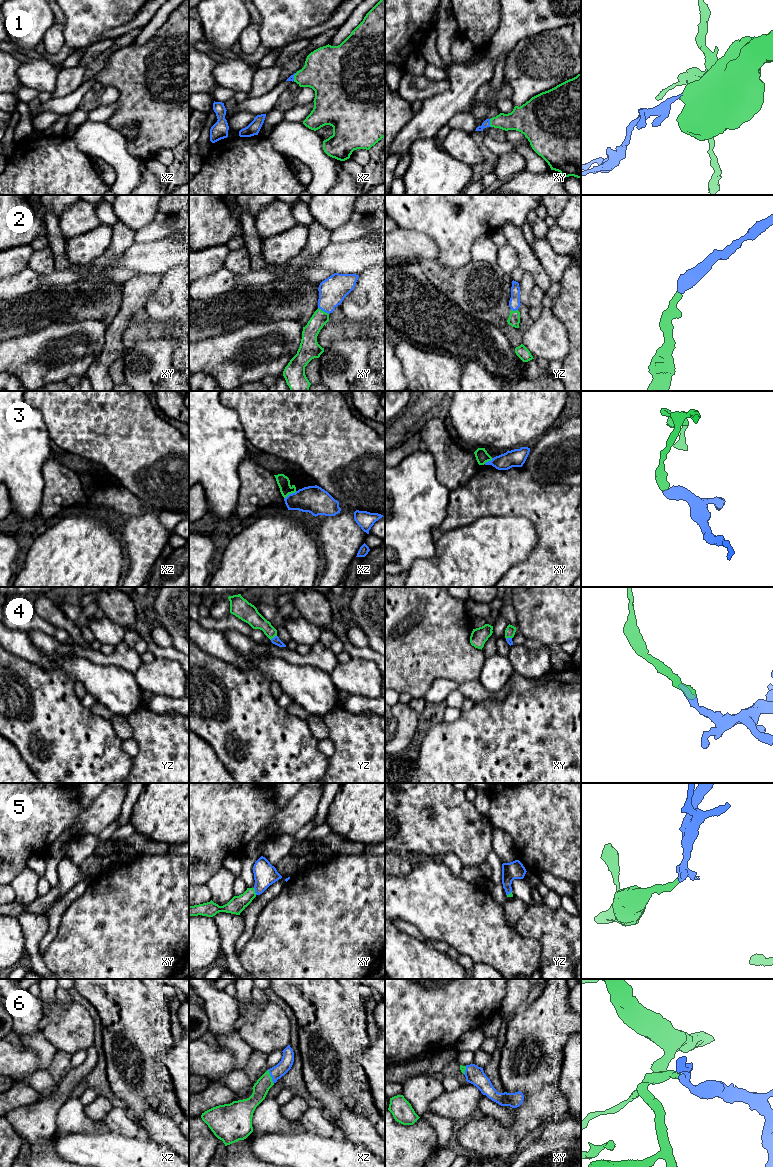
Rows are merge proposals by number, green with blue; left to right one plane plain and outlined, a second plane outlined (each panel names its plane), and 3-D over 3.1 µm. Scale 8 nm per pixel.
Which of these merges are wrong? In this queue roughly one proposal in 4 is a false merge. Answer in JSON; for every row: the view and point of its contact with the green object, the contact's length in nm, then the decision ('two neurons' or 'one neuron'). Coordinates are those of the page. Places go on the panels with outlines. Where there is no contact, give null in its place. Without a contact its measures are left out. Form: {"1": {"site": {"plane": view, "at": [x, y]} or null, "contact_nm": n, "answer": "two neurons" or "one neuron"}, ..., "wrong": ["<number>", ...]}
{"1": {"site": {"plane": "xy", "at": [490, 122]}, "contact_nm": 70, "answer": "one neuron"}, "2": {"site": {"plane": "xy", "at": [323, 311]}, "contact_nm": 110, "answer": "one neuron"}, "3": {"site": {"plane": "xz", "at": [290, 493]}, "contact_nm": 120, "answer": "two neurons"}, "4": {"site": {"plane": "yz", "at": [273, 637]}, "contact_nm": 70, "answer": "one neuron"}, "5": {"site": {"plane": "xy", "at": [254, 891]}, "contact_nm": 60, "answer": "one neuron"}, "6": {"site": {"plane": "xz", "at": [270, 1076]}, "contact_nm": 130, "answer": "one neuron"}, "wrong": ["3"]}

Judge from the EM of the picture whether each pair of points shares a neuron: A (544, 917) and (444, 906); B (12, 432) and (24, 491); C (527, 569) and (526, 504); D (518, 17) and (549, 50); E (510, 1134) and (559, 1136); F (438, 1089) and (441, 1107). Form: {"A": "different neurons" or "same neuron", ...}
{"A": "different neurons", "B": "same neuron", "C": "same neuron", "D": "different neurons", "E": "different neurons", "F": "different neurons"}

